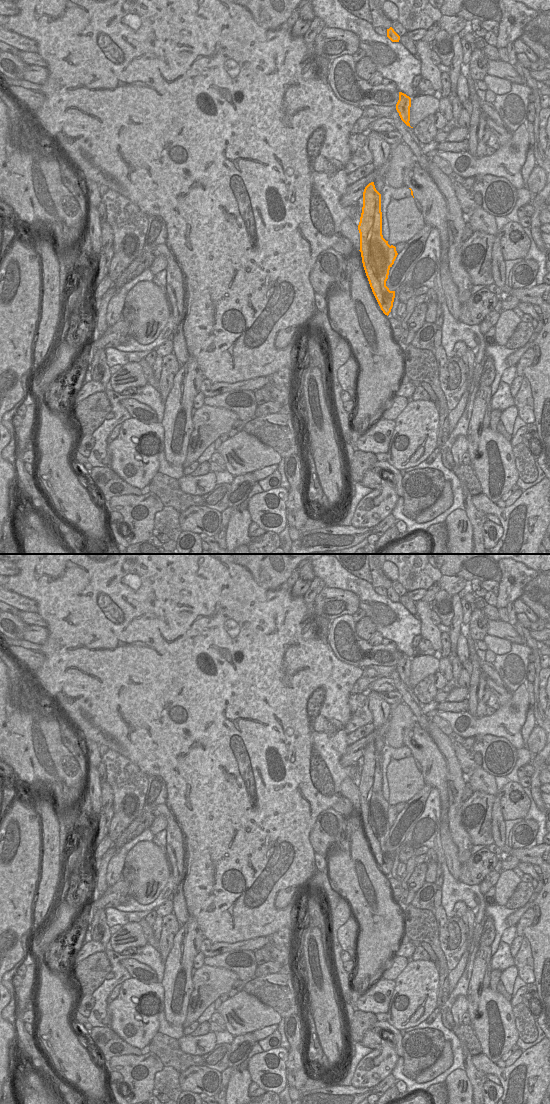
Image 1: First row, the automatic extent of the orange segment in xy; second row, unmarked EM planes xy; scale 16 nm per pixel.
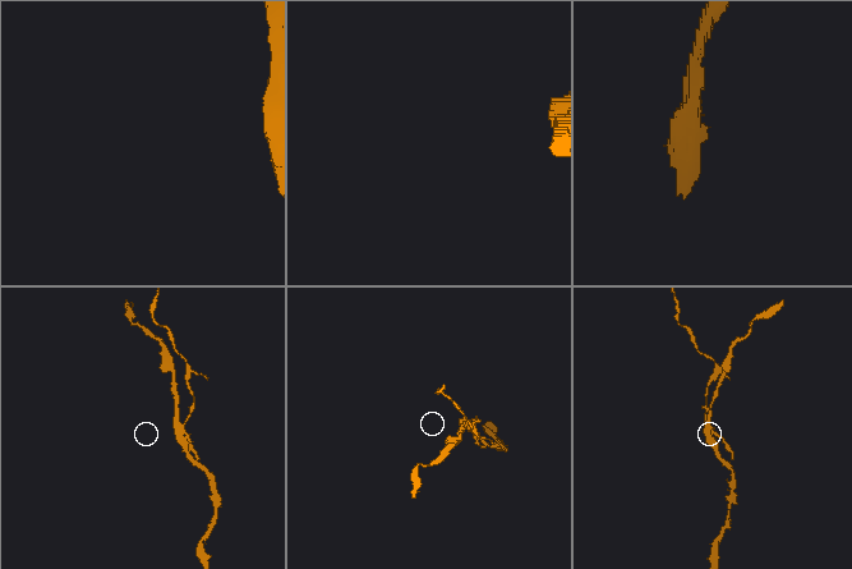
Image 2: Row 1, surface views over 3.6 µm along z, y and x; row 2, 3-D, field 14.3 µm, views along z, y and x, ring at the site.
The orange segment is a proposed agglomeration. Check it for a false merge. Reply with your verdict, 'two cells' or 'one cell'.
two cells

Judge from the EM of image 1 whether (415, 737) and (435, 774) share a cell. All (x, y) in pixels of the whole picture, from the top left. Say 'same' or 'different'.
same

